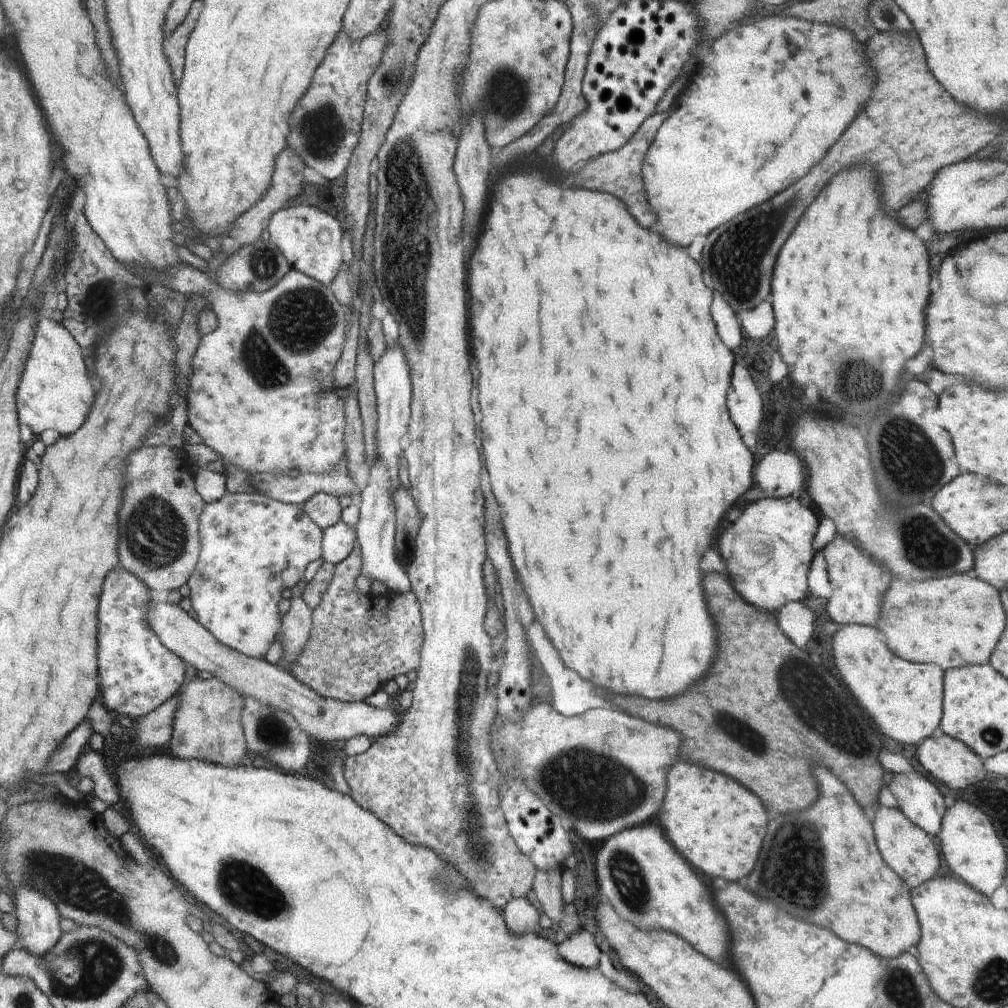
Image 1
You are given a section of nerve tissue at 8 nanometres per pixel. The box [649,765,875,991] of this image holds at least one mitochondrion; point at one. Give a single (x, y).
(801, 840)

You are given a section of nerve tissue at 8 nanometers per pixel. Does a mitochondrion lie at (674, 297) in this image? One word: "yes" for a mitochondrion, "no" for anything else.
no

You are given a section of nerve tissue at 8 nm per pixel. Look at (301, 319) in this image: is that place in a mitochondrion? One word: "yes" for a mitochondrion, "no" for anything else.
yes

